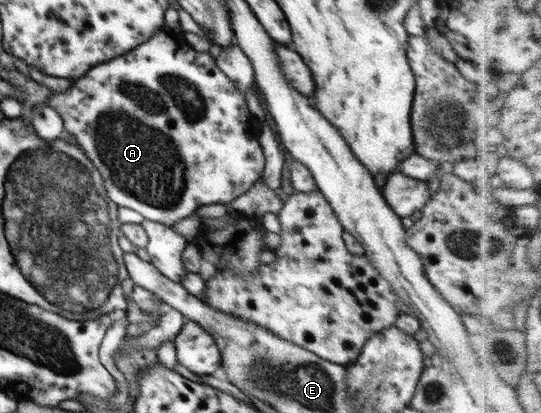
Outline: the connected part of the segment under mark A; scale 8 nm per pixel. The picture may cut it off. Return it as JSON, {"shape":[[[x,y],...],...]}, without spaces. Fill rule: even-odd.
{"shape":[[[166,29],[161,30],[147,42],[143,42],[125,55],[96,64],[82,78],[75,80],[72,87],[61,93],[52,92],[45,106],[54,108],[63,119],[64,132],[71,134],[77,144],[85,151],[87,158],[96,166],[102,176],[107,196],[119,207],[137,211],[145,219],[172,227],[183,218],[189,218],[201,206],[207,204],[227,204],[247,192],[259,180],[264,172],[264,154],[259,143],[260,124],[253,118],[247,108],[244,94],[235,88],[223,72],[217,67],[216,59],[207,52],[197,52],[182,38]]]}

